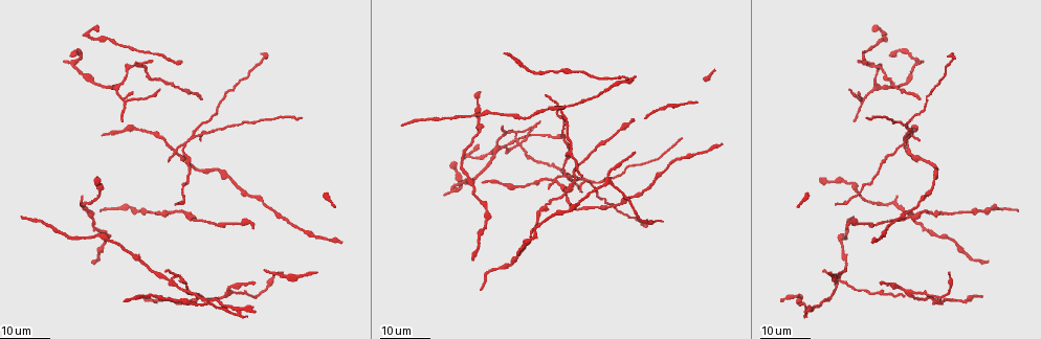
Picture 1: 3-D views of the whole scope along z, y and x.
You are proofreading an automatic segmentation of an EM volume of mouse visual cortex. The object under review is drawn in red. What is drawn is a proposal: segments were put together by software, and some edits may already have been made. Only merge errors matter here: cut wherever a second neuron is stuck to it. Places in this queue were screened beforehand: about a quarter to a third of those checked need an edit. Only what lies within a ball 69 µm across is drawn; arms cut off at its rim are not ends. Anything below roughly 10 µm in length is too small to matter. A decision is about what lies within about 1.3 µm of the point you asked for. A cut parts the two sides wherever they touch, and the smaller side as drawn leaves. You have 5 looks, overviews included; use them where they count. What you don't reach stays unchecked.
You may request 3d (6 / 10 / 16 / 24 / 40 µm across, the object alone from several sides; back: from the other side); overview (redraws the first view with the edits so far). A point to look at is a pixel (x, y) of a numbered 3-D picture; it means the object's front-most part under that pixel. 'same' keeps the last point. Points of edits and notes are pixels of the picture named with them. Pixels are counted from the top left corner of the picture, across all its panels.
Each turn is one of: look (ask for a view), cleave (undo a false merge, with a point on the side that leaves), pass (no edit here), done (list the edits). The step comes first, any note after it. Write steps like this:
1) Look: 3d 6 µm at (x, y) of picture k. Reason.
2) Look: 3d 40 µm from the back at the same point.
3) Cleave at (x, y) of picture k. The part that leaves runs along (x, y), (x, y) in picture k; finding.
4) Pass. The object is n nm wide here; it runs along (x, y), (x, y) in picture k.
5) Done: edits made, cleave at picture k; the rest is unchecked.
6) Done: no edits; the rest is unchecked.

Look: 3d 24 µm at (520, 142) of picture 1. Four-way junction.

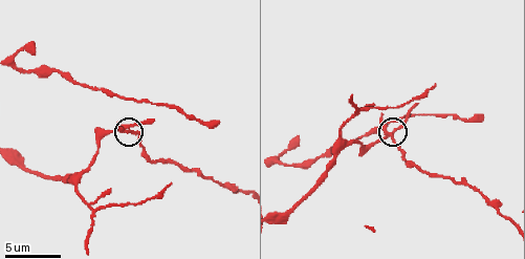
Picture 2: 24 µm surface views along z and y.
Look: 3d 6 µm at (125, 124) of picture 2.

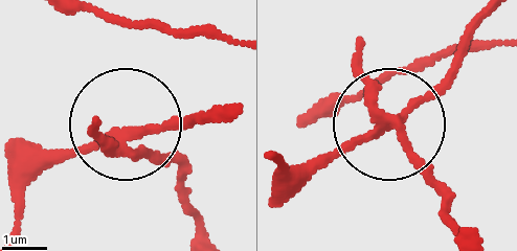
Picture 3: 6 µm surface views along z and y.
Pass. The side arm is 23 µm long; 4 arms meet here; one neuron here.

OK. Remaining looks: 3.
Look: 3d 16 µm at (910, 153) of picture 1. Four or more arms meet.

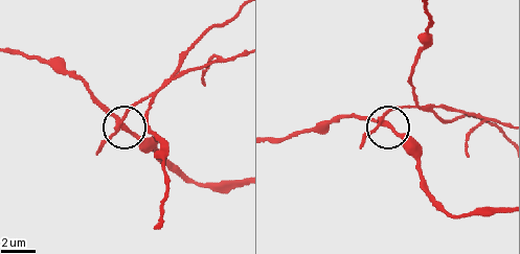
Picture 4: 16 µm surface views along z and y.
Look: 3d 10 µm at (383, 123) of picture 4.

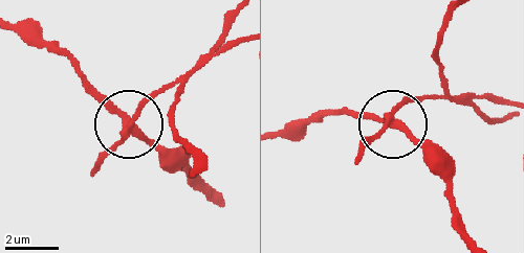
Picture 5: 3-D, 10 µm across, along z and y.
Cleave at (146, 102) of picture 5. The object is 260 nm wide here; the part that leaves runs along (124, 132), (239, 13) in picture 5; two neurons meet here.

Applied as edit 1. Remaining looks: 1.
Look: 3d 10 µm at (74, 181) of picture 2. Two arms in line, one across.

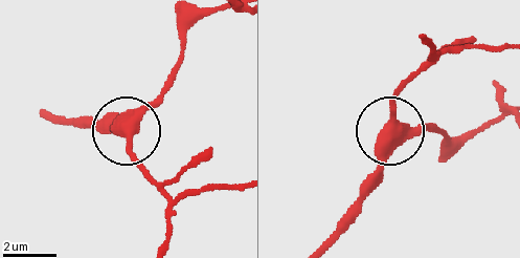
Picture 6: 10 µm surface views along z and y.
Pass. Continuous, no second neuron.

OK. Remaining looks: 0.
Done: edits made, cleave at picture 5; the rest is unchecked.

